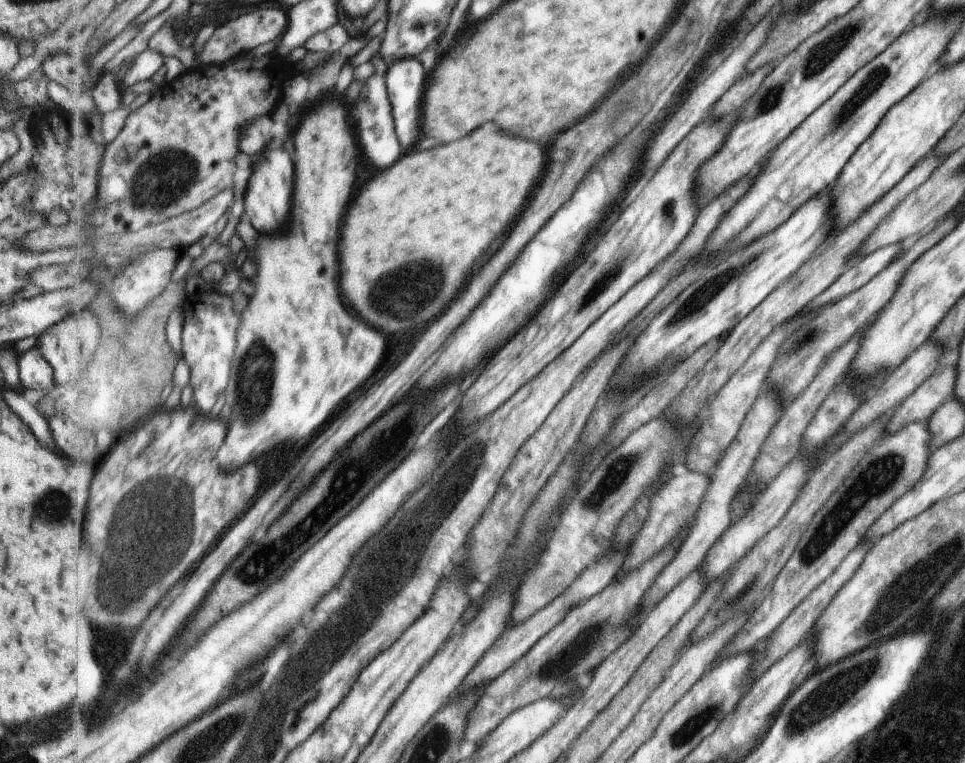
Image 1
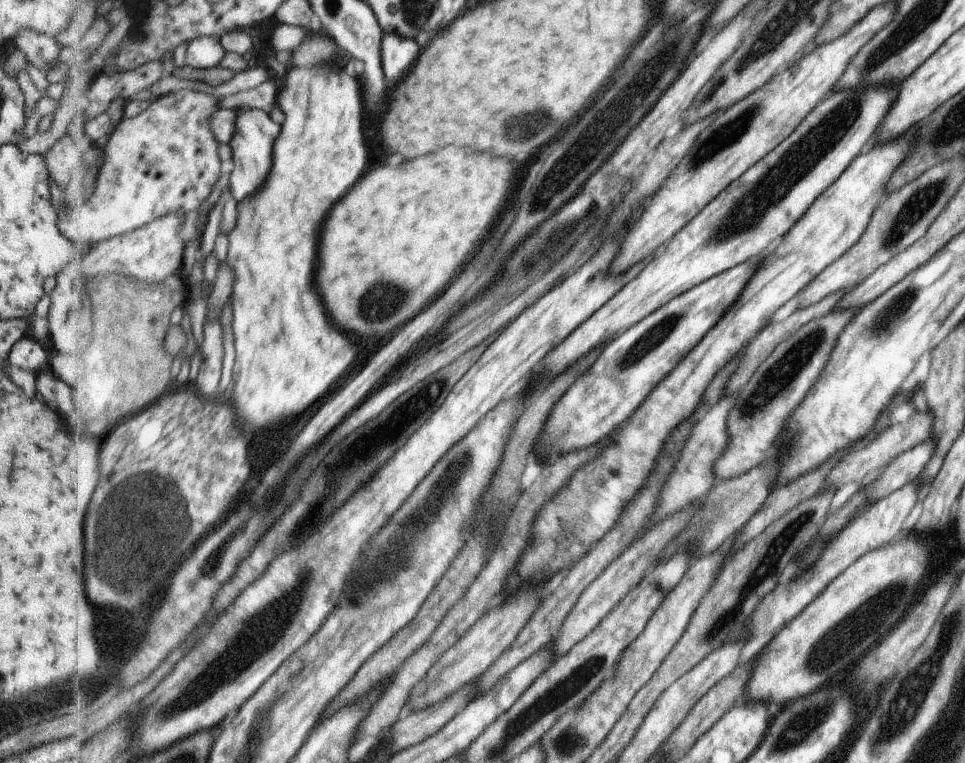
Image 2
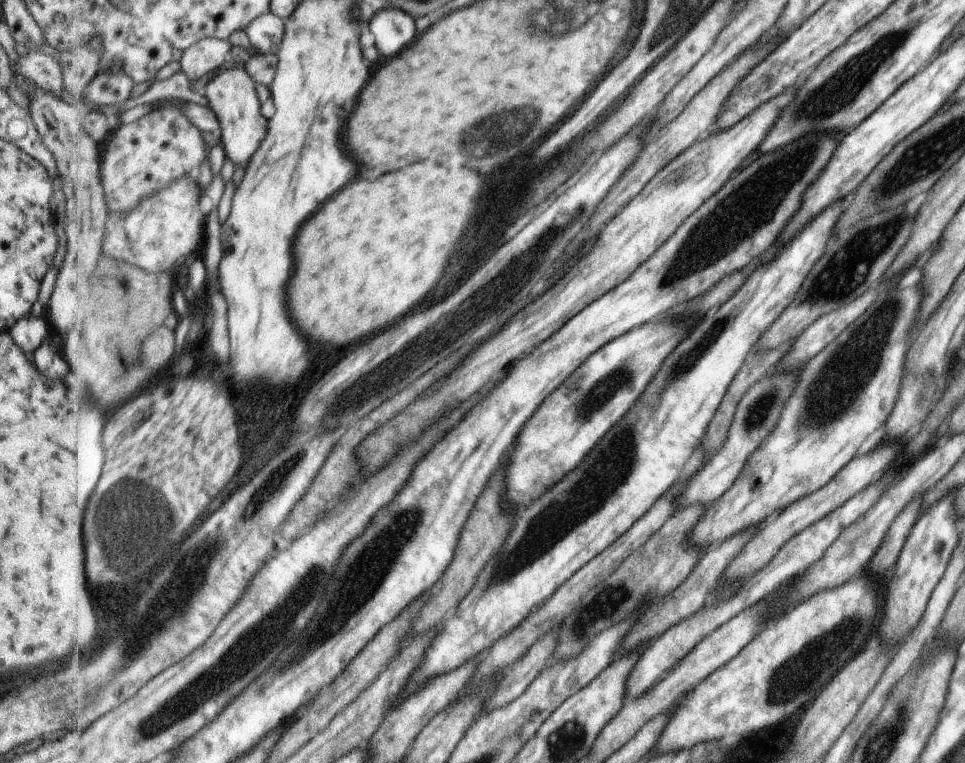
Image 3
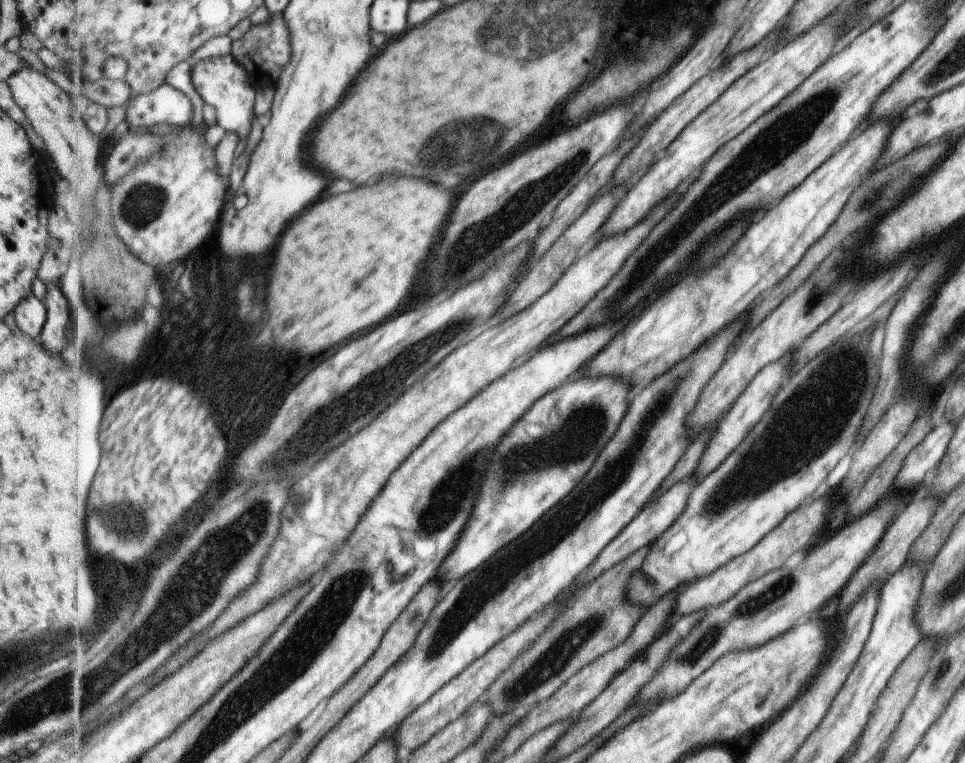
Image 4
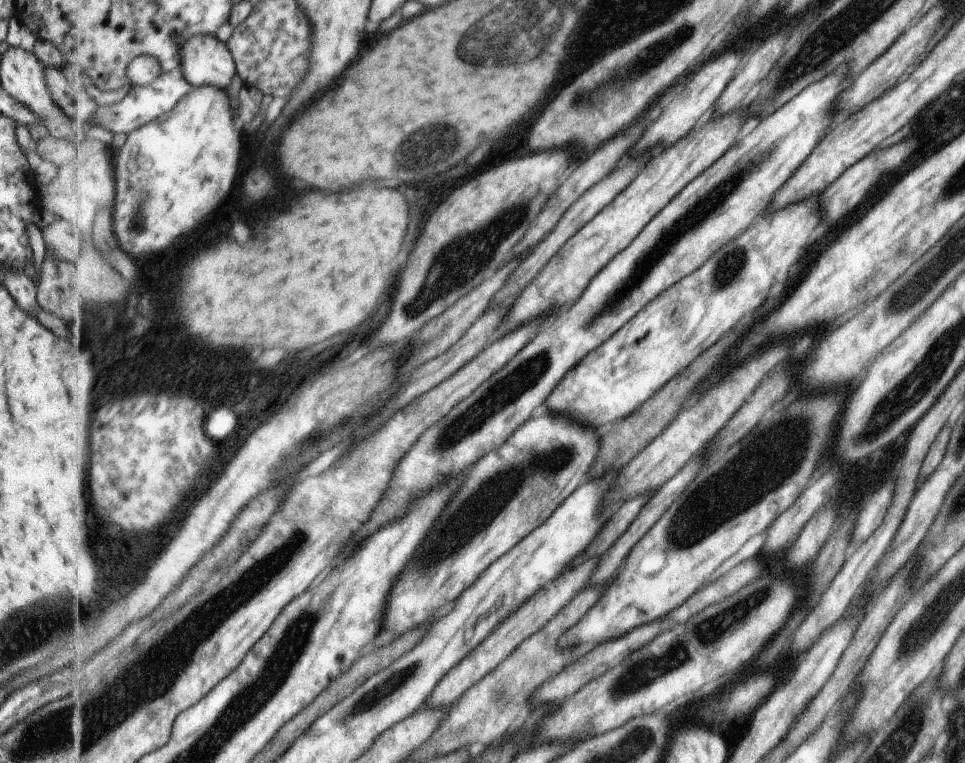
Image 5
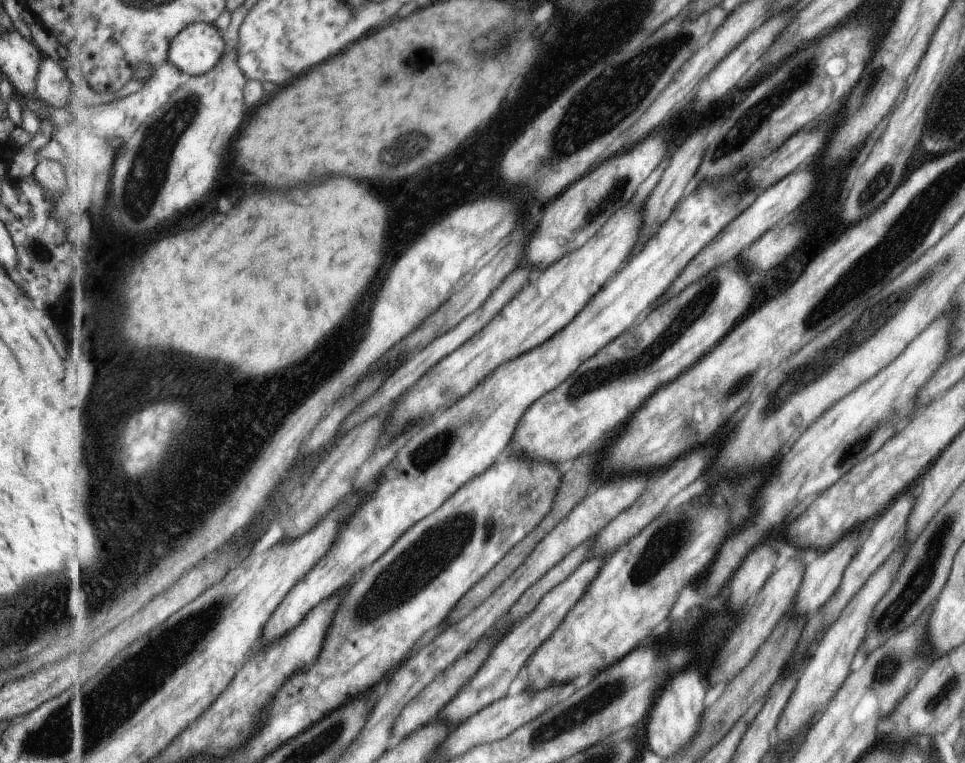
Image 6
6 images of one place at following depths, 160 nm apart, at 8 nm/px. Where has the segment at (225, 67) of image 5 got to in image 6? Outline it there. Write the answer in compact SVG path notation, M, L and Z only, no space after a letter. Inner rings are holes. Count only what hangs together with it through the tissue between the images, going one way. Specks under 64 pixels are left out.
M200 22L191 24L172 40L168 58L185 76L196 77L213 70L226 50L218 26Z

